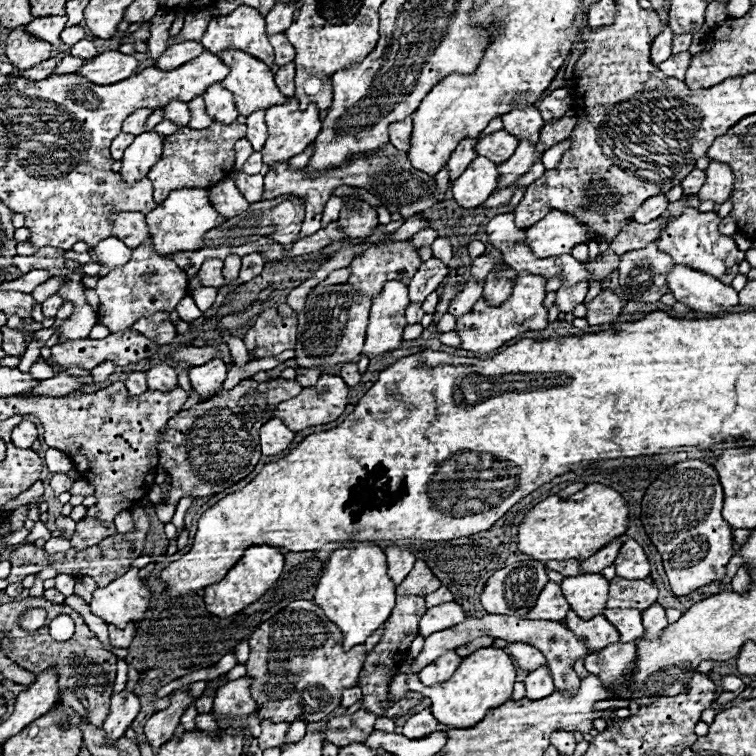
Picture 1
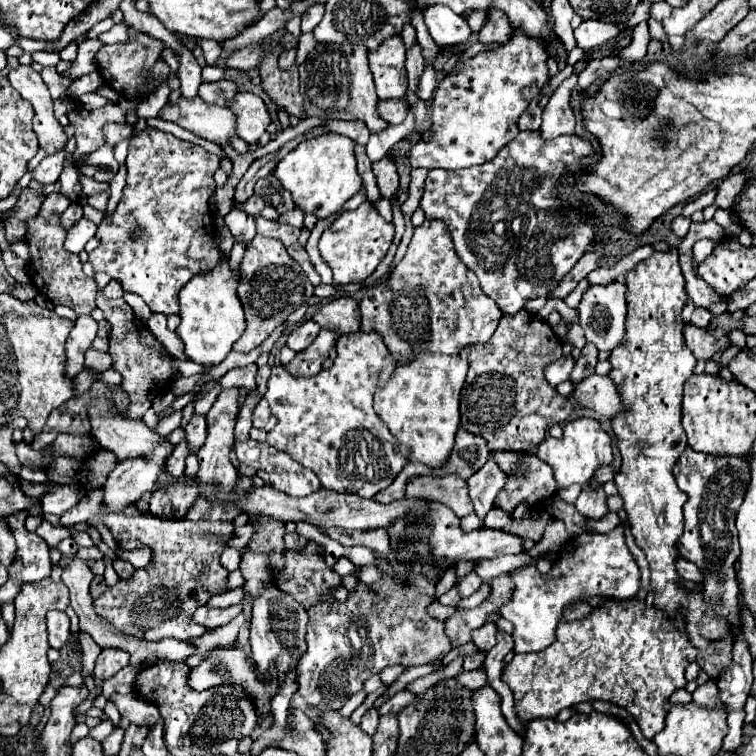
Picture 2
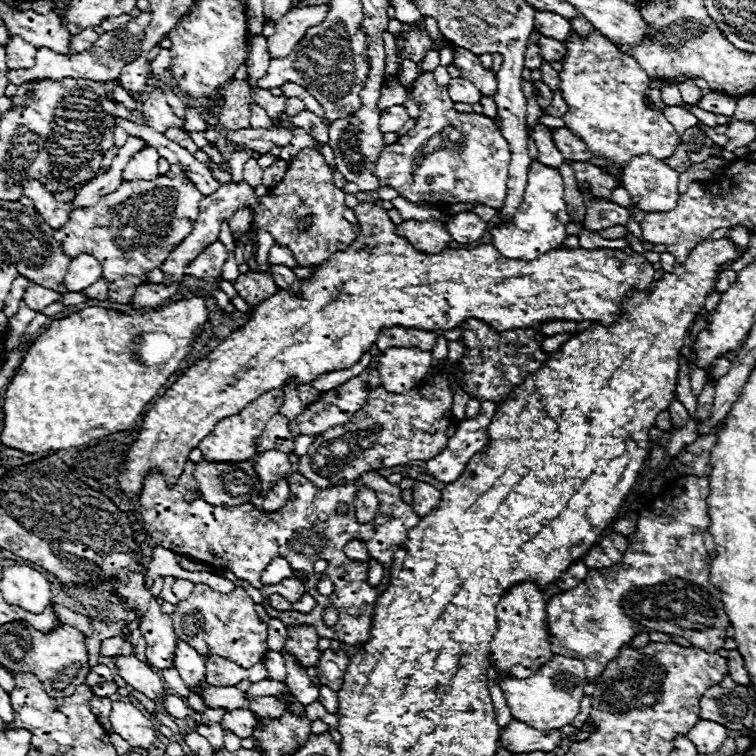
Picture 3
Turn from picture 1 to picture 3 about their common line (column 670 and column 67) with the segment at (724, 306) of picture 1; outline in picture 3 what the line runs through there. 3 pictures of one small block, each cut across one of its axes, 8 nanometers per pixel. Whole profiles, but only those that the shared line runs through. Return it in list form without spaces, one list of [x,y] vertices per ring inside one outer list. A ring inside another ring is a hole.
[[[82,254],[78,258],[74,258],[68,266],[68,272],[62,280],[62,286],[68,292],[80,292],[88,286],[92,286],[102,274],[102,266],[96,258],[92,258],[92,254]]]

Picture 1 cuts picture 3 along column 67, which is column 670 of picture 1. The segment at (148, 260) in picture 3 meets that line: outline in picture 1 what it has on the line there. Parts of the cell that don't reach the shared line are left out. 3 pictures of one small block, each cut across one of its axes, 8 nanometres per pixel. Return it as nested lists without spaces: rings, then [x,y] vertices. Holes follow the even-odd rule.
[[[686,208],[674,222],[664,226],[660,234],[658,248],[668,252],[676,264],[690,266],[698,272],[710,274],[724,284],[732,284],[738,274],[738,264],[744,260],[744,254],[738,250],[736,242],[728,236],[720,236],[718,232],[720,216],[716,212],[698,212],[696,208]]]

